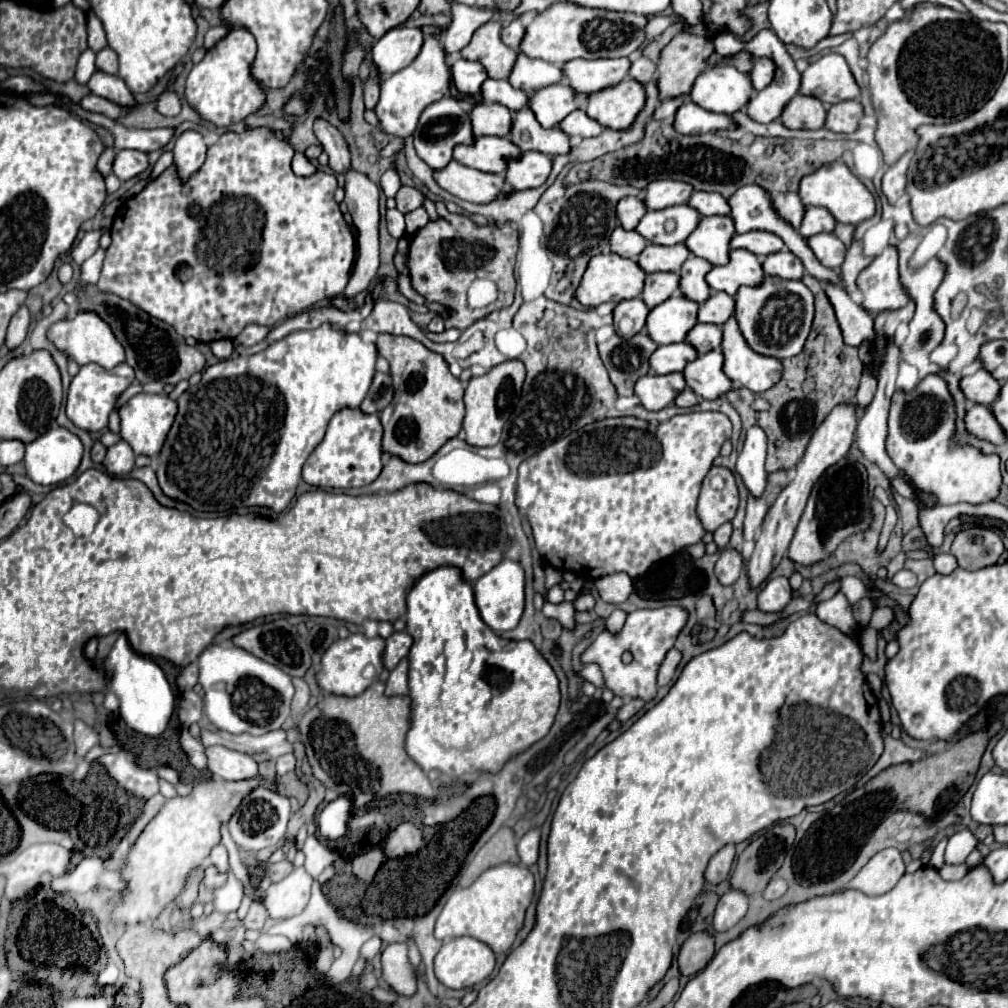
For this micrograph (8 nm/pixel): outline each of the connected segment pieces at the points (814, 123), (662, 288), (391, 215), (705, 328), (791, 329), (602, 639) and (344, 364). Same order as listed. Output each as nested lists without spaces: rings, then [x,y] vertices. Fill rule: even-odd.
[[[795,95],[783,107],[781,123],[787,129],[821,129],[825,123],[825,107],[815,97]]]
[[[651,273],[645,277],[645,287],[641,299],[649,309],[657,303],[663,303],[679,289],[679,275],[677,273]]]
[[[387,209],[387,229],[393,237],[401,239],[405,235],[405,221],[403,221],[403,213],[399,213],[397,209]]]
[[[697,323],[685,337],[685,341],[699,353],[705,355],[707,351],[713,351],[721,345],[721,325],[709,325],[709,323]]]
[[[763,277],[761,285],[739,287],[735,295],[735,319],[747,345],[767,357],[787,359],[801,353],[813,321],[813,293],[801,281],[787,281],[781,277]]]
[[[665,605],[658,609],[639,609],[627,615],[625,627],[619,635],[603,631],[583,653],[583,663],[597,663],[605,677],[605,687],[619,697],[639,697],[651,701],[657,695],[657,669],[665,653],[673,647],[679,631],[685,625],[685,609],[676,605]],[[623,651],[633,653],[633,661],[625,665],[621,661]]]
[[[329,323],[319,325],[317,329],[309,329],[309,331],[297,331],[291,333],[275,343],[271,343],[265,351],[243,357],[243,355],[235,355],[229,359],[223,359],[211,367],[207,367],[201,373],[201,381],[193,387],[189,387],[179,399],[177,399],[177,415],[175,421],[171,425],[171,431],[165,439],[165,445],[159,453],[159,467],[157,467],[157,479],[159,485],[163,489],[163,493],[175,501],[187,503],[191,505],[195,511],[203,511],[203,513],[231,513],[239,507],[269,507],[275,513],[281,513],[289,507],[291,499],[295,497],[295,489],[301,481],[301,469],[303,463],[307,461],[307,457],[311,455],[311,451],[321,443],[325,429],[331,421],[331,417],[341,411],[341,409],[359,409],[361,401],[365,399],[369,385],[373,381],[373,373],[375,373],[375,359],[377,359],[377,349],[371,343],[365,343],[357,333],[341,333],[339,329],[333,329]]]

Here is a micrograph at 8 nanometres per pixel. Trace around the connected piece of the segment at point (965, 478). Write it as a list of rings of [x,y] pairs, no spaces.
[[[927,375],[911,393],[895,391],[889,411],[887,453],[893,463],[905,471],[917,491],[931,493],[939,505],[987,503],[999,493],[1001,471],[997,455],[983,455],[973,447],[961,447],[953,441],[955,407],[939,375]]]

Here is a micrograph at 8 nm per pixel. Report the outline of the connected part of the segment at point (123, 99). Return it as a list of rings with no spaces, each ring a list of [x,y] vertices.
[[[97,69],[97,71],[91,75],[91,79],[87,81],[87,87],[91,89],[91,93],[101,95],[101,97],[113,101],[113,103],[121,103],[121,105],[125,105],[125,103],[135,103],[131,91],[127,89],[125,81],[123,81],[119,75],[109,75],[109,73]]]

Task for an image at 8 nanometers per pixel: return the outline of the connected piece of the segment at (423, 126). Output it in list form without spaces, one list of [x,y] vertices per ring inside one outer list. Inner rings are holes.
[[[443,97],[437,103],[431,103],[419,119],[417,131],[413,133],[413,145],[417,155],[433,169],[441,169],[451,161],[453,147],[459,143],[473,143],[473,131],[471,131],[471,119],[469,111],[465,111],[453,97]]]

